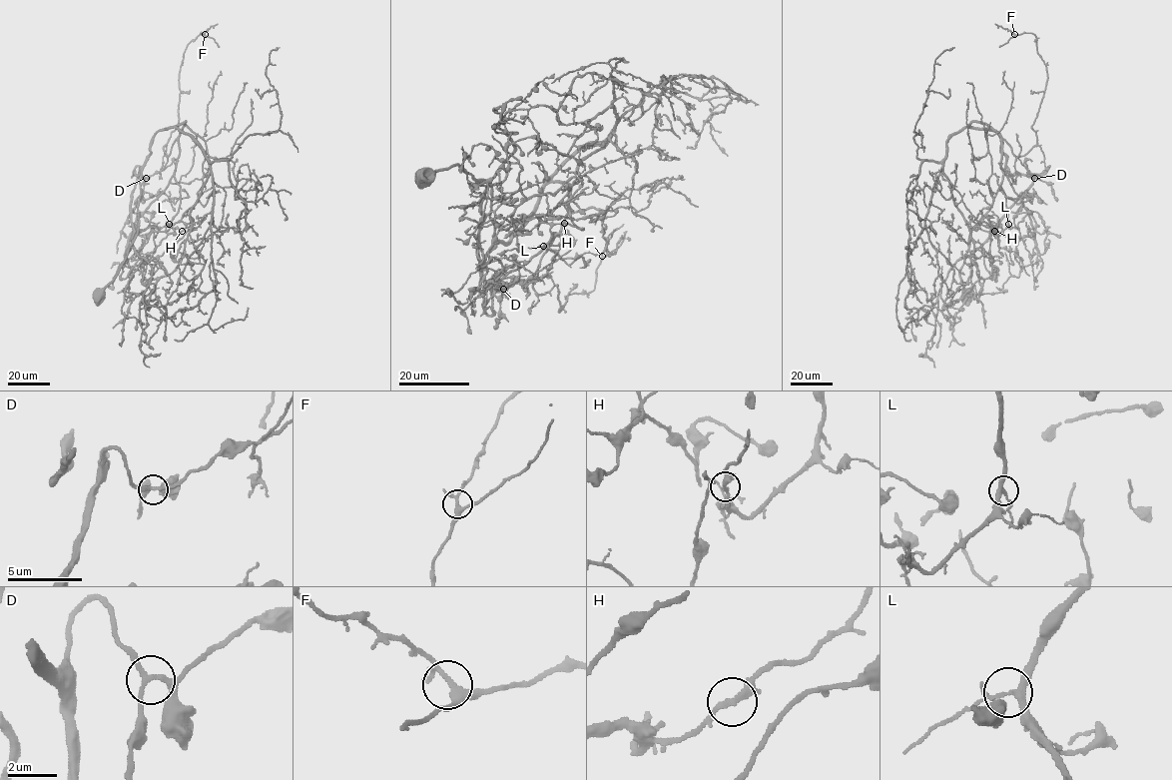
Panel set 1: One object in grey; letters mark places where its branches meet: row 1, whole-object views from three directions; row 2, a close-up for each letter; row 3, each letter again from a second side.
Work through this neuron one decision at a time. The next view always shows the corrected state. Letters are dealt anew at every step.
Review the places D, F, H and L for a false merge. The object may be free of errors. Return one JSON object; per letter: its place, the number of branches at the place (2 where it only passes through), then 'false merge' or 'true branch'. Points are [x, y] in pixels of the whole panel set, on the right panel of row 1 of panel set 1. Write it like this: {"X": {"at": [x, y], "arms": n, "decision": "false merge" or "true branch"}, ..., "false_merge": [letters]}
{"D": {"at": [1034, 178], "arms": 4, "decision": "true branch"}, "F": {"at": [1014, 34], "arms": 4, "decision": "true branch"}, "H": {"at": [994, 231], "arms": 4, "decision": "true branch"}, "L": {"at": [1008, 224], "arms": 4, "decision": "true branch"}, "false_merge": []}

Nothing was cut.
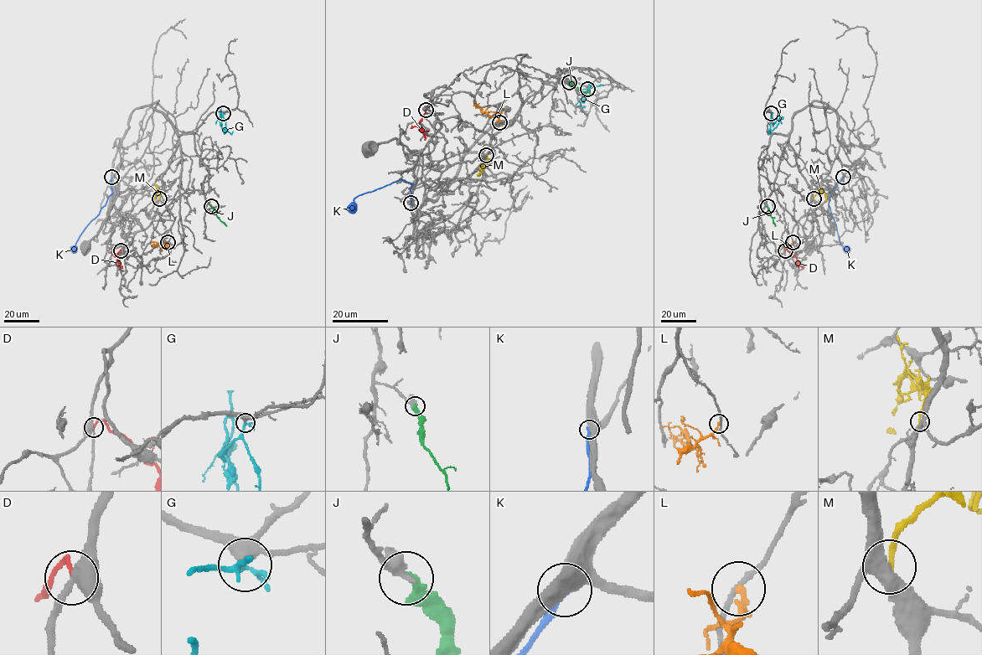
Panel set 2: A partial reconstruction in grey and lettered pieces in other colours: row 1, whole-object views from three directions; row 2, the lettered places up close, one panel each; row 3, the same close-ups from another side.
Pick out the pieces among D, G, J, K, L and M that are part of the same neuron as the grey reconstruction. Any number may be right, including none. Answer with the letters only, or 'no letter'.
G

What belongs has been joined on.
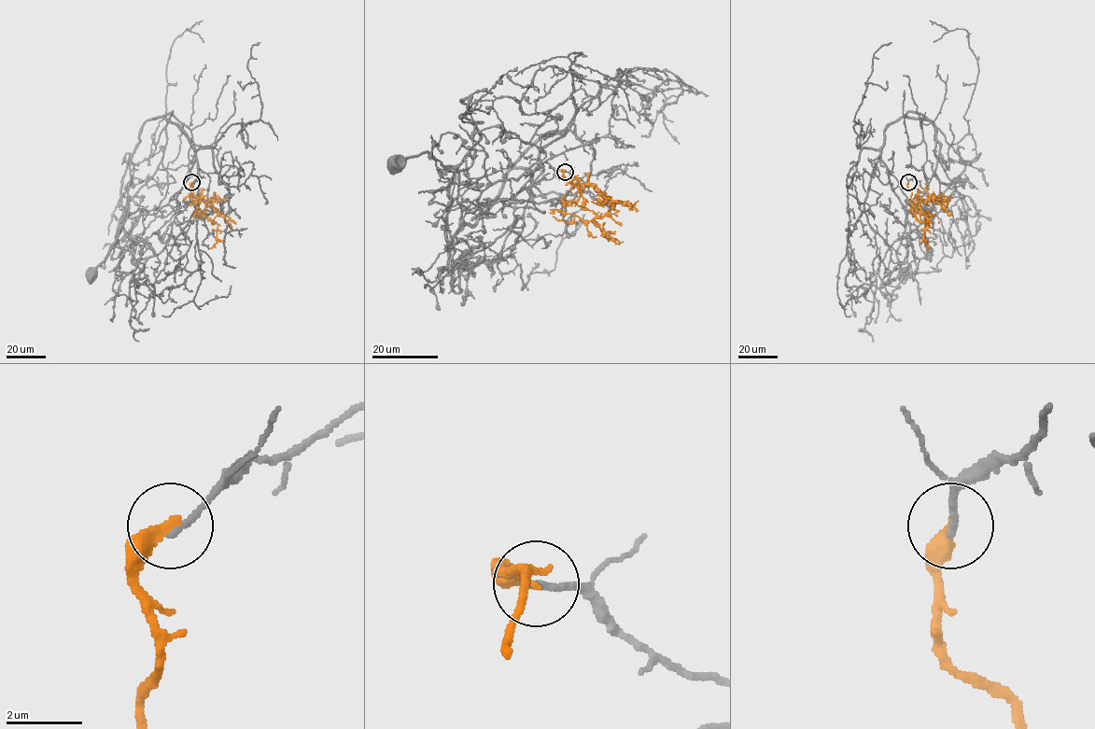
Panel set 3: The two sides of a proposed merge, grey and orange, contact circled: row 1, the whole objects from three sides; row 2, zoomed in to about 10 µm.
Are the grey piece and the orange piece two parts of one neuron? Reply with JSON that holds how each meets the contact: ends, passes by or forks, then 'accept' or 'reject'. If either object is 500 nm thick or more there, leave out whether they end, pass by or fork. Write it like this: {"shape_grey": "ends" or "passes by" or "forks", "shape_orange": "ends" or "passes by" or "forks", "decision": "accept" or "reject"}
{"shape_grey": "ends", "shape_orange": "ends", "decision": "reject"}

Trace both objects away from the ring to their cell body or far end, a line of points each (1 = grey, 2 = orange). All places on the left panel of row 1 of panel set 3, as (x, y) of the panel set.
1: (191, 182), (203, 176), (185, 185), (191, 131), (173, 112), (148, 119), (126, 217), (89, 273)
2: (191, 182), (195, 203), (200, 198), (200, 203), (210, 200), (197, 196), (185, 203)

